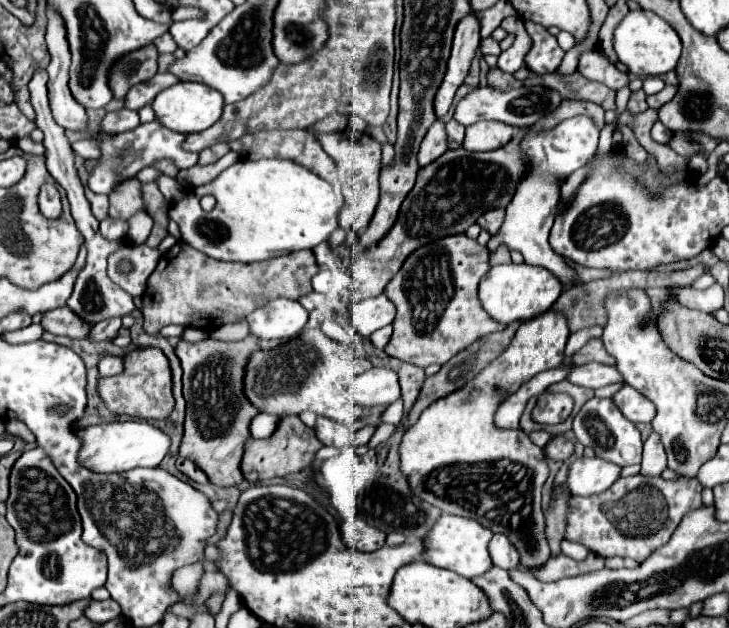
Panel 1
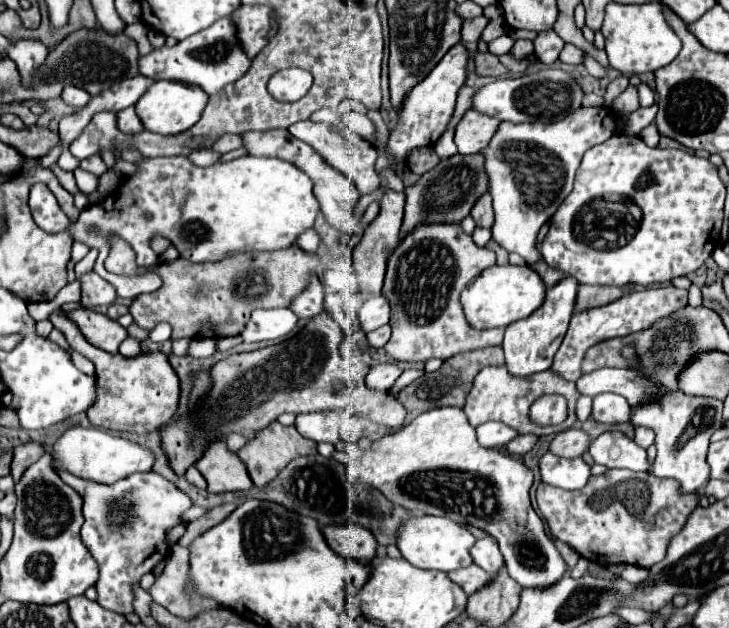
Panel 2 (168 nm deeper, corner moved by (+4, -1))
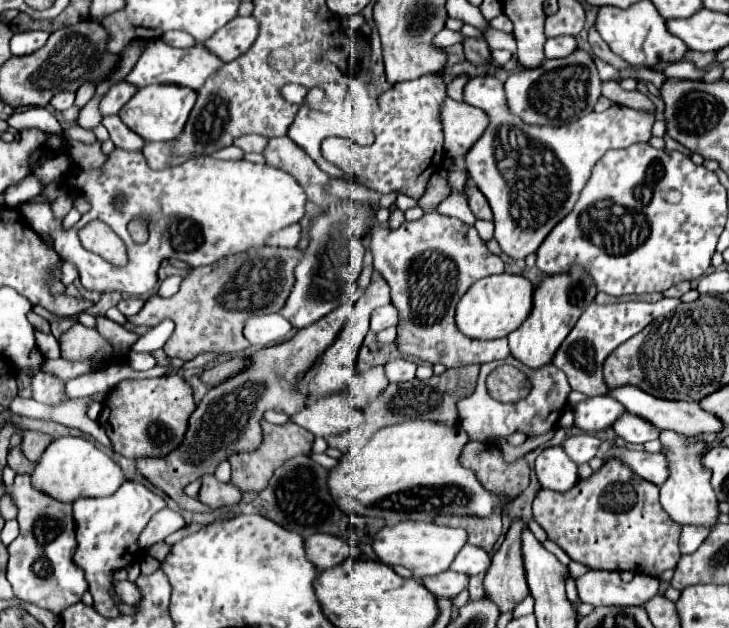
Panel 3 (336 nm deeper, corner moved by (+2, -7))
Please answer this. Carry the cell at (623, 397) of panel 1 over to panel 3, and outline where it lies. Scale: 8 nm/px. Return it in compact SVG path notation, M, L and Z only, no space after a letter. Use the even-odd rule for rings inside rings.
M605 395L581 401L577 407L573 407L573 411L575 411L575 425L579 429L599 433L609 429L613 421L617 421L617 417L625 413L625 407L613 397Z

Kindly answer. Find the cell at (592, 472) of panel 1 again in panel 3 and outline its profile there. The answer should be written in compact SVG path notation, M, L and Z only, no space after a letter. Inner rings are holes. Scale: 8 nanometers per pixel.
M547 447L539 455L535 461L535 473L541 487L557 493L567 493L579 481L577 465L565 457L561 447Z

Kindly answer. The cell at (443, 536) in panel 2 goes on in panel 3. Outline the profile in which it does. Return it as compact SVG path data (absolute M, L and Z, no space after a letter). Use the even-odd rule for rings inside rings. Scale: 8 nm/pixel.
M401 521L397 525L383 527L375 535L373 549L383 563L403 565L413 573L413 577L423 579L427 575L439 575L447 571L465 543L467 543L465 529L451 529L451 527L441 527L425 521Z

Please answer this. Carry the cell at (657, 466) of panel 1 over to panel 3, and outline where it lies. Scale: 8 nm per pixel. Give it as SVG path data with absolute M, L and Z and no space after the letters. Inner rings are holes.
M631 413L619 417L613 423L613 431L627 443L637 443L637 445L643 445L659 437L659 429L655 425L649 425L649 421L643 421L641 417L635 417Z

